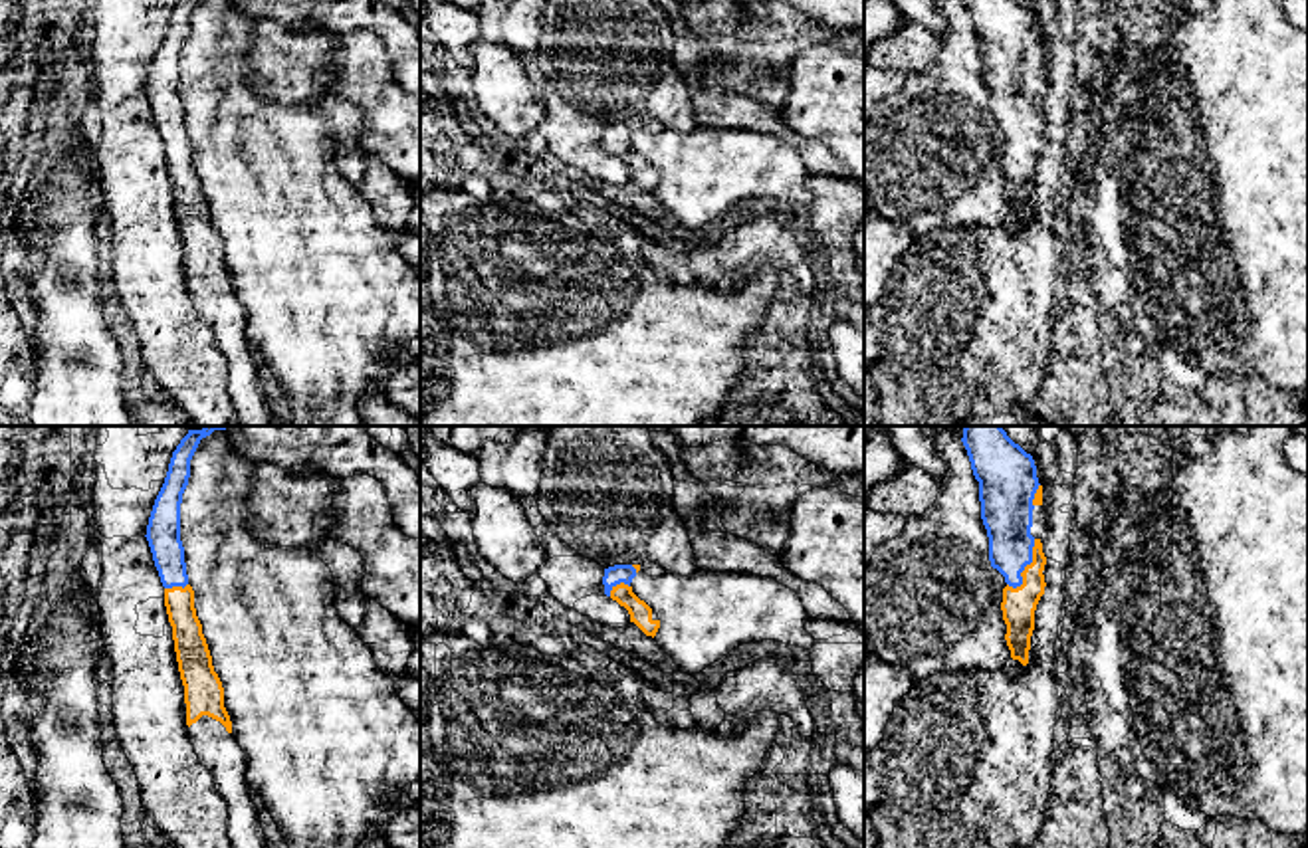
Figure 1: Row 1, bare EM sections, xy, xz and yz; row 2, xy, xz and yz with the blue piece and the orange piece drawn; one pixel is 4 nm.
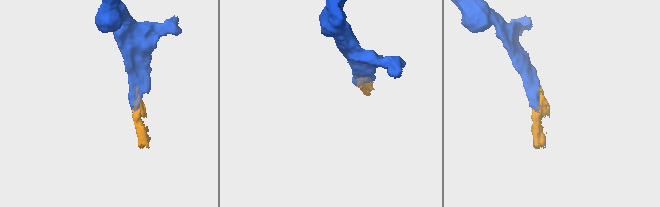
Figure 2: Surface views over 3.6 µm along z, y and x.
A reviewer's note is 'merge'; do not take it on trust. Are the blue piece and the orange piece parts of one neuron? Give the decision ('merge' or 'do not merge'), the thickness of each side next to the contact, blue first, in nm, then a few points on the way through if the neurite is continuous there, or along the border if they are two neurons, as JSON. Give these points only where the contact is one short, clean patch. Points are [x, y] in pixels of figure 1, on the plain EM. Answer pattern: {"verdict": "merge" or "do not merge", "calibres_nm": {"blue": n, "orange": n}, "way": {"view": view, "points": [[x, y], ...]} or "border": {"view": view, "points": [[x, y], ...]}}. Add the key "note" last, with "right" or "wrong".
{"verdict": "merge", "calibres_nm": {"blue": 200, "orange": 140}, "way": {"view": "yz", "points": [[1007, 62], [1009, 100], [1027, 119], [1019, 161]]}, "note": "right"}

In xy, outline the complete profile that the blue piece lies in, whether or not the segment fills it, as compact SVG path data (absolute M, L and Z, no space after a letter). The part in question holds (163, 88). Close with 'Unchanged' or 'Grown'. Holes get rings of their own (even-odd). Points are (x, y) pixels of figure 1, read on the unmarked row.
M178 0L155 55L147 97L164 143L174 208L184 242L186 281L200 319L228 363L228 394L238 426L281 426L273 416L246 335L248 313L232 291L224 244L194 164L180 97L180 59L198 0Z. Grown

